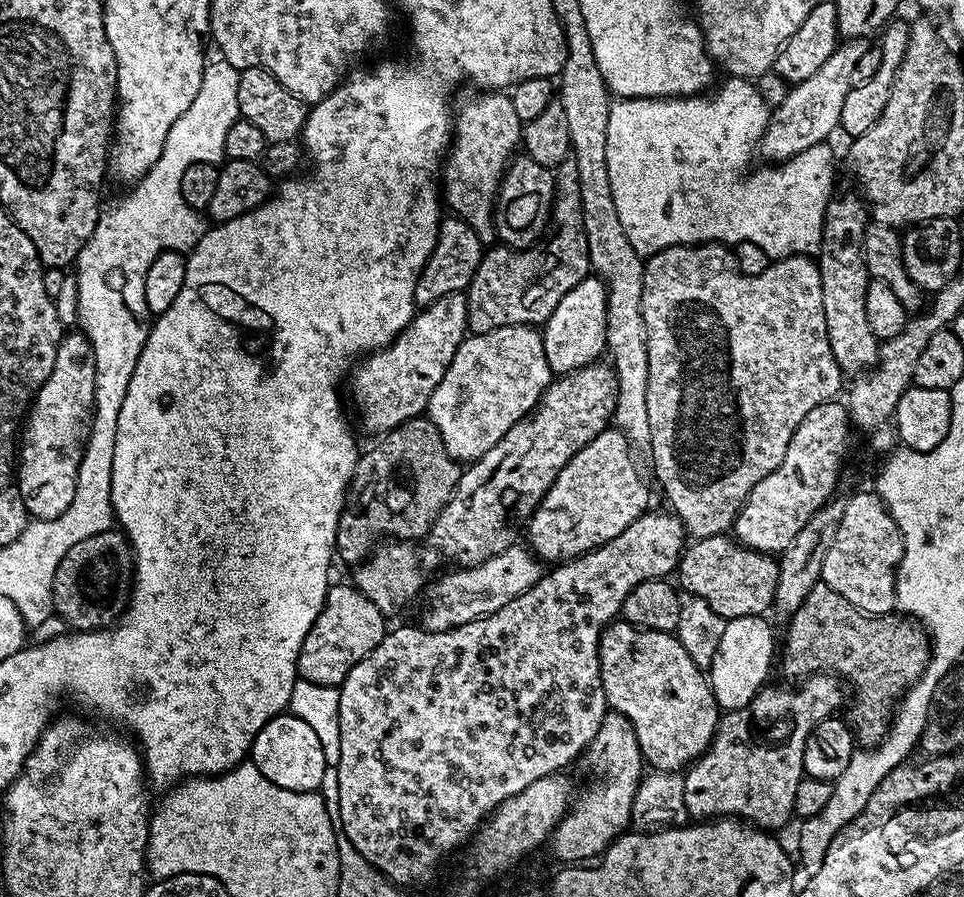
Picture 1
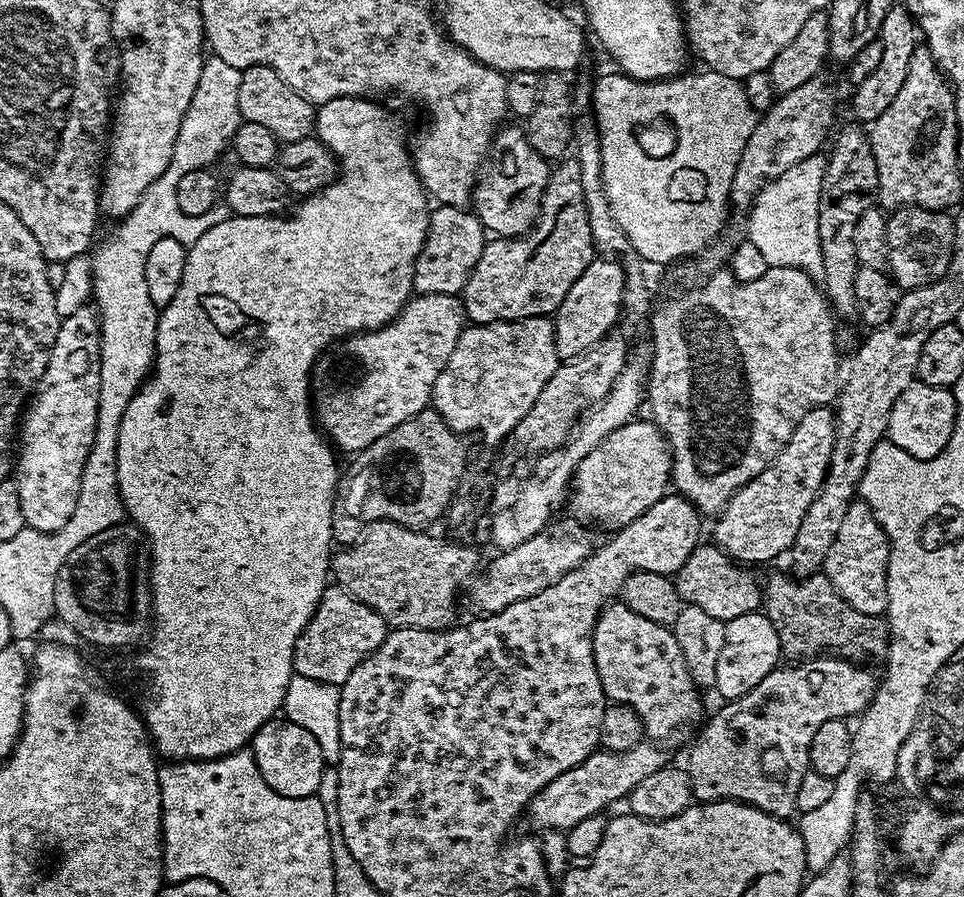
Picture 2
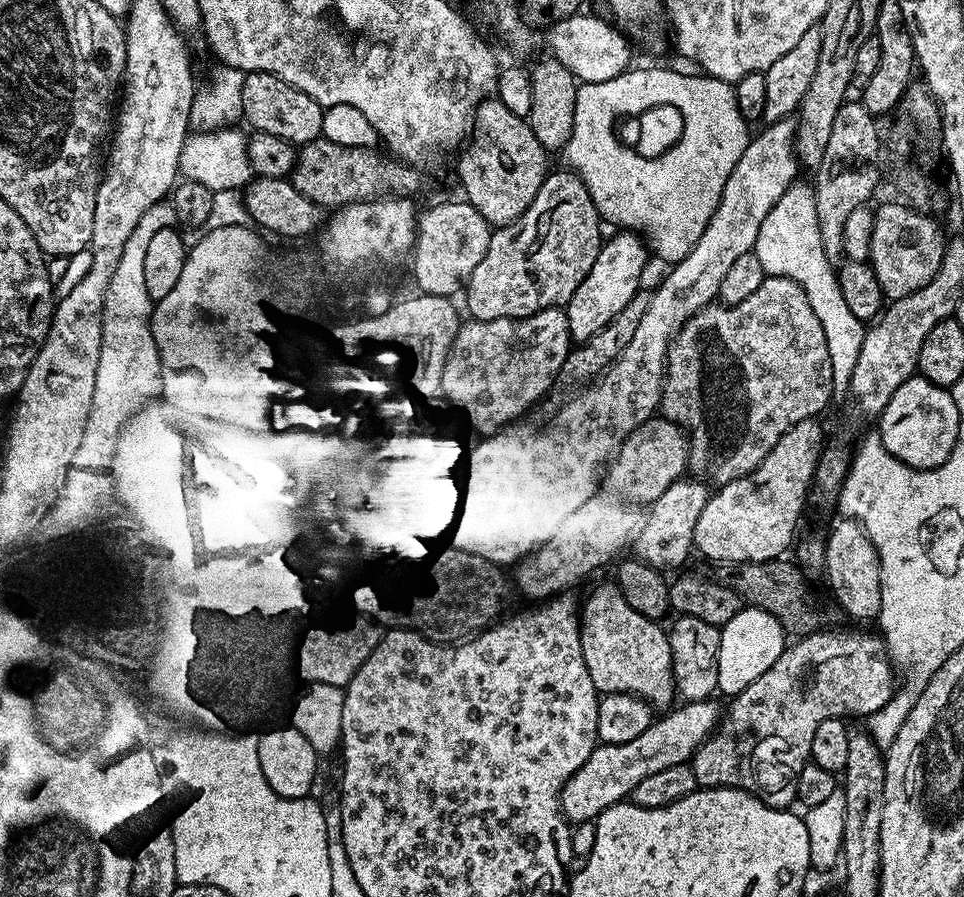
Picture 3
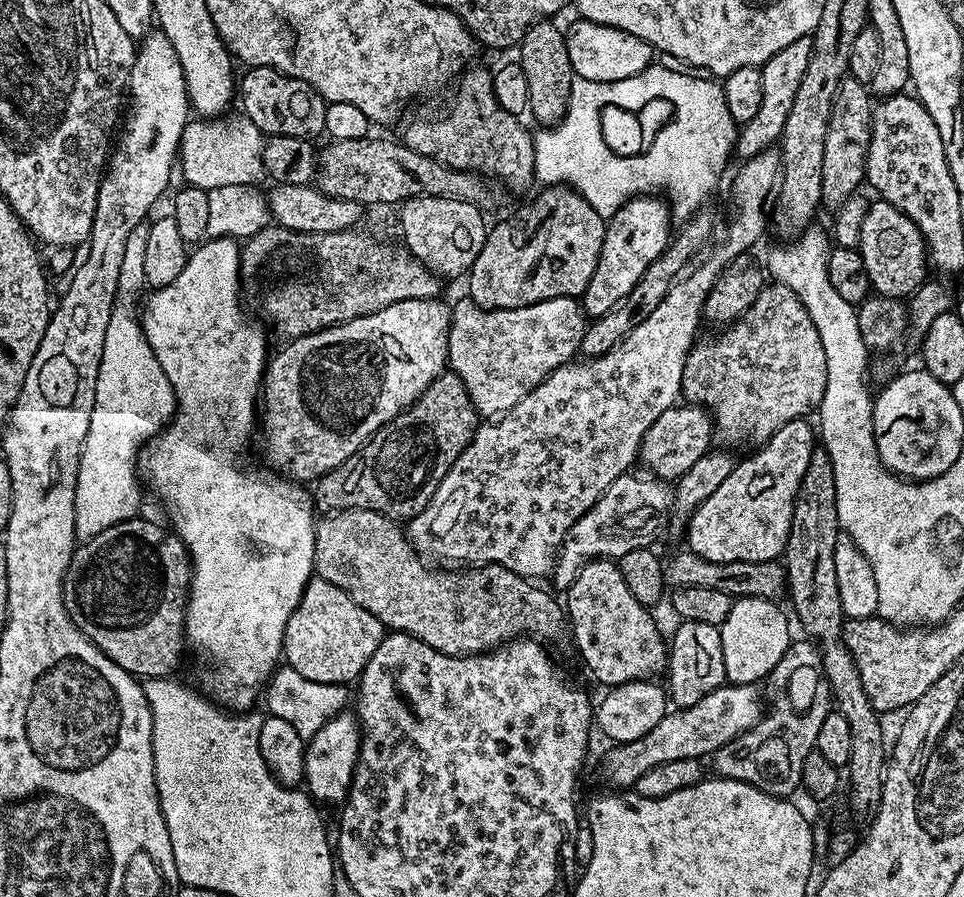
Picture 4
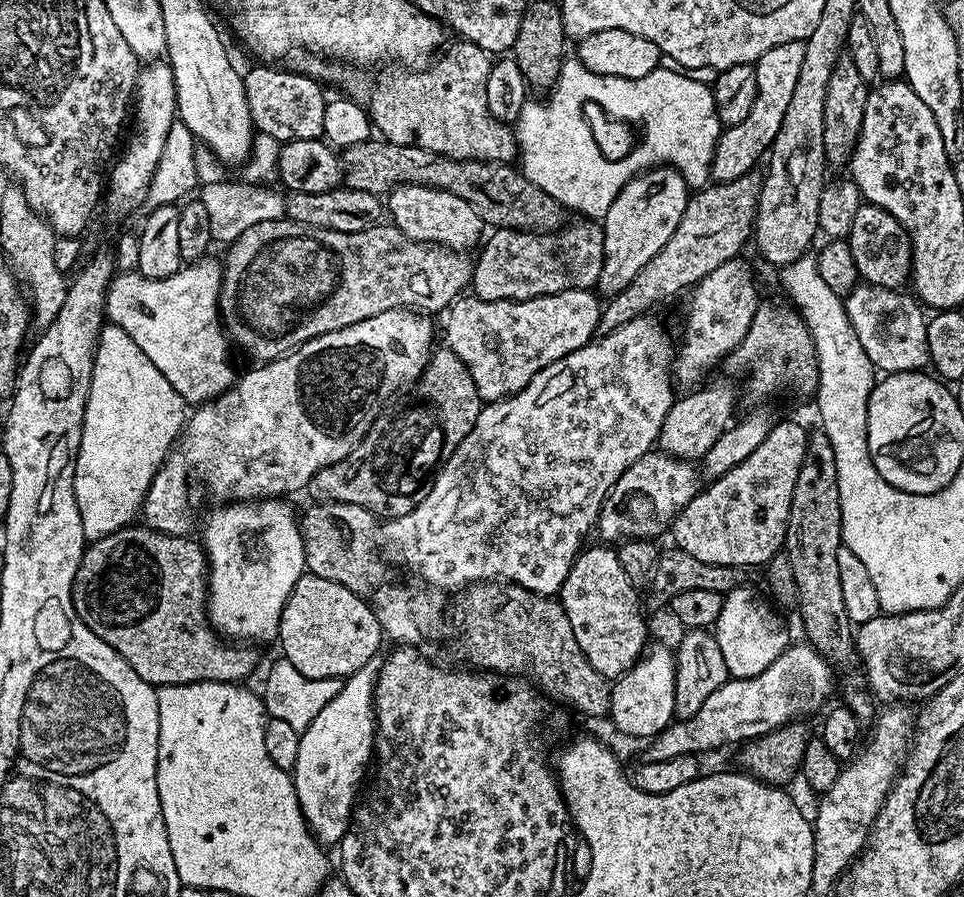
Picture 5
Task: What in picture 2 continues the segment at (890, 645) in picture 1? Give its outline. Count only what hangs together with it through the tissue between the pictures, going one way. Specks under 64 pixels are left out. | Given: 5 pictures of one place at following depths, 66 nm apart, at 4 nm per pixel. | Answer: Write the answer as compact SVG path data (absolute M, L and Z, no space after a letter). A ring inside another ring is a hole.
M772 570L762 584L762 600L766 605L766 615L776 630L780 643L780 655L785 661L800 662L805 658L815 658L831 654L849 662L864 662L867 656L883 657L888 651L890 633L888 625L879 616L862 614L862 610L854 610L850 602L846 602L834 590L830 578L823 574L808 576L797 582L788 574Z

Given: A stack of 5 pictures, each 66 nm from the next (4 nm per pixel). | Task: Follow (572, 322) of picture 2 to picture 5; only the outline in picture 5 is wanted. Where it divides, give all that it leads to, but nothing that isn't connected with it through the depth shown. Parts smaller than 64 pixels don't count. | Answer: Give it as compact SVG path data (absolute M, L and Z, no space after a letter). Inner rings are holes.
M657 166L649 168L632 177L630 182L626 182L620 187L618 198L610 202L610 210L602 218L604 230L604 261L602 262L602 274L598 285L598 292L601 297L611 298L616 296L634 279L634 274L670 242L670 234L678 227L678 222L682 222L682 210L686 210L690 189L688 183L682 178L682 174L677 168L667 166Z

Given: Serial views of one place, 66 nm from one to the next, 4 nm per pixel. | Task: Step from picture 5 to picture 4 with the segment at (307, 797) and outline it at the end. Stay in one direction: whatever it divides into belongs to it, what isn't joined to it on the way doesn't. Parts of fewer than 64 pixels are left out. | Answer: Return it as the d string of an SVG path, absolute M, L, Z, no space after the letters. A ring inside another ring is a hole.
M345 710L336 716L318 734L314 734L306 744L304 754L304 784L306 791L313 800L339 805L348 799L348 791L352 788L352 777L356 775L356 765L360 758L360 725L351 711Z

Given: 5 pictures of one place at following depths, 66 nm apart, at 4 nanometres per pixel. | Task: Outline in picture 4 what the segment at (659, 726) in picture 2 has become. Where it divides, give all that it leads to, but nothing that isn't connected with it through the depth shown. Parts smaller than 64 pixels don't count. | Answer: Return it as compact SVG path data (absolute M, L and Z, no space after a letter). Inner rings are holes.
M591 560L578 574L578 578L567 589L566 620L570 632L576 635L576 648L584 659L586 667L592 671L592 676L603 686L615 686L634 682L635 680L652 680L663 673L668 666L668 649L666 636L656 629L656 620L649 609L634 594L630 594L630 586L620 573L620 565L615 560Z

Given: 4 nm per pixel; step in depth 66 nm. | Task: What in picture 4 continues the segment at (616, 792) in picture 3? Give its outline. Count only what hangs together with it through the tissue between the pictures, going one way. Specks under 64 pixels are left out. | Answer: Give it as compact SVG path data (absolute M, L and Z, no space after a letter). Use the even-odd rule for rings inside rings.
M754 684L725 686L706 694L702 702L694 702L689 708L676 708L664 713L662 722L642 738L609 747L604 756L604 776L616 790L631 789L654 766L662 762L678 762L678 758L708 758L715 754L726 742L738 738L750 730L762 715L762 692Z

